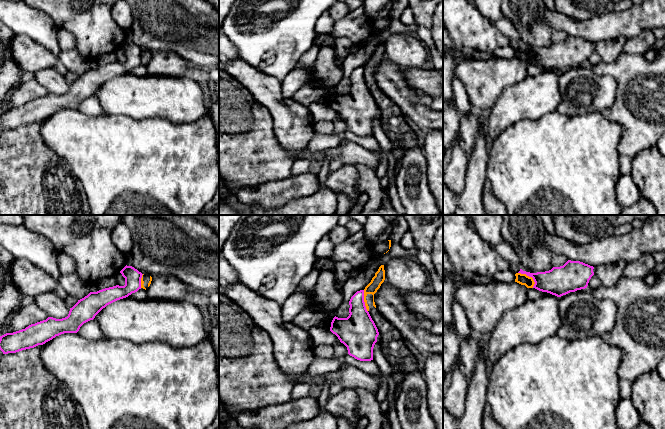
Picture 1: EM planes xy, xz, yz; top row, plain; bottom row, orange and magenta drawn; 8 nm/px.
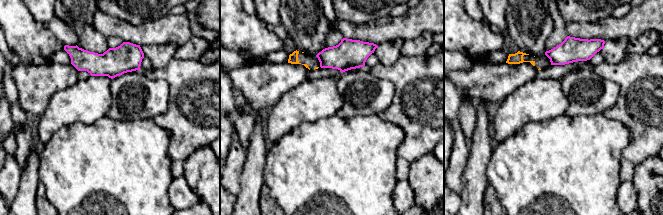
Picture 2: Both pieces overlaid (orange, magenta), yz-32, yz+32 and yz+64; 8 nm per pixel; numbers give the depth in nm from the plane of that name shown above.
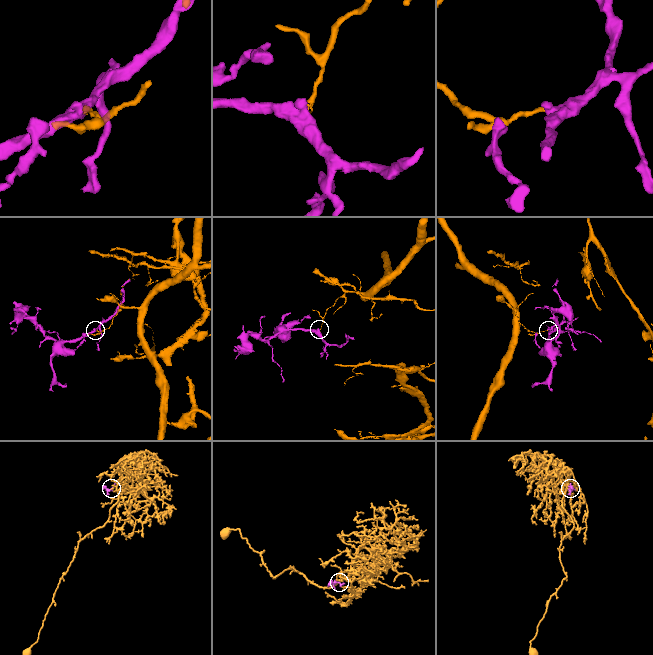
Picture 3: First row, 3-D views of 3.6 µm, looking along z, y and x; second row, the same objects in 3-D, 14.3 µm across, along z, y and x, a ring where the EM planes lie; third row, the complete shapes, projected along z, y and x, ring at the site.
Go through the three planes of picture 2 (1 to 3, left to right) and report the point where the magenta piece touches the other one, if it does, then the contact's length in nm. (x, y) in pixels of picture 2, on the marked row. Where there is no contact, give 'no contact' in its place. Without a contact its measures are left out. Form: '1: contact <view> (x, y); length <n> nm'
1: no contact
2: no contact
3: no contact

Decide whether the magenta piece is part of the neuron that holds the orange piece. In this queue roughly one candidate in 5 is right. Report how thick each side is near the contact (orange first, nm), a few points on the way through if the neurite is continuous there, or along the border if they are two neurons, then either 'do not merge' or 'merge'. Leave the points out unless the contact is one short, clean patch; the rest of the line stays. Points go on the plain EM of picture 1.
90 nm thick on the orange side, 240 nm on the other; border along yz (518, 48), (530, 52), (534, 58), (533, 63); do not merge

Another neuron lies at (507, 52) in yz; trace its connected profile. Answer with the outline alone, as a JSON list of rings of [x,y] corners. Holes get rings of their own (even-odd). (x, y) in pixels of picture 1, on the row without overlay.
[[[505,46],[494,50],[493,57],[501,59],[513,59],[515,58],[516,52],[511,46]]]

